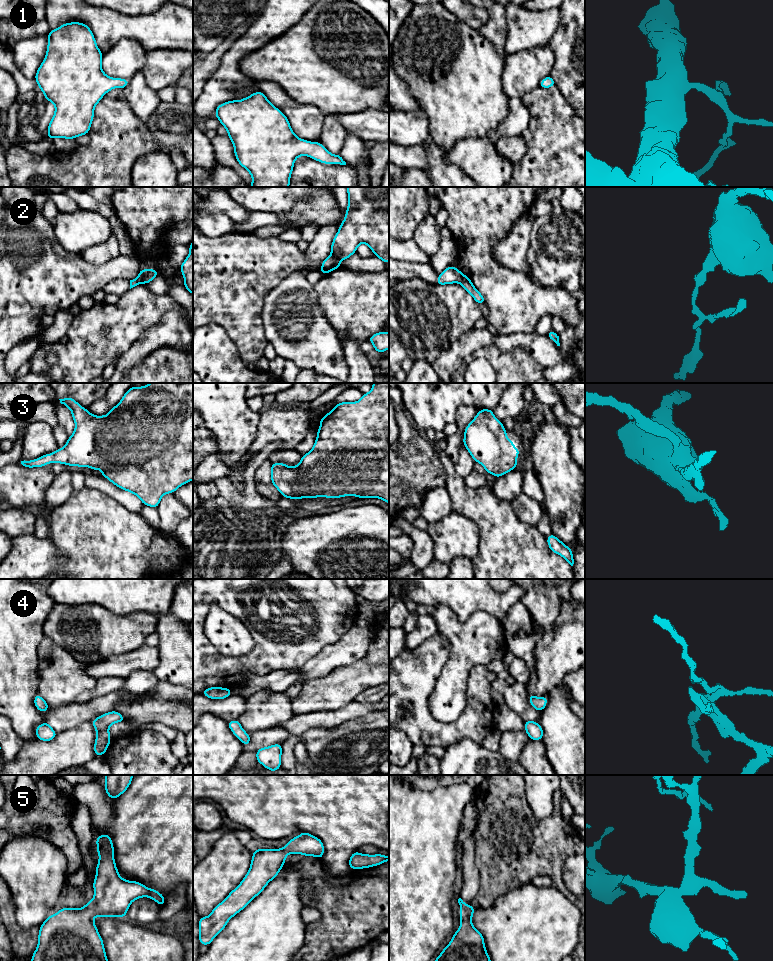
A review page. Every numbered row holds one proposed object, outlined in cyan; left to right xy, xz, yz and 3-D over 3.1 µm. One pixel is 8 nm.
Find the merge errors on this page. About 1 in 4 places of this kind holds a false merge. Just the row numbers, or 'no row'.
2

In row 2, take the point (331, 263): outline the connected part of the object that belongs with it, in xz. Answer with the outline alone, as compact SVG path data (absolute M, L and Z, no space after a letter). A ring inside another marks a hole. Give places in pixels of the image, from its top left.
M330 255L323 260L322 267L319 271L325 275L338 268L340 268L340 260Z

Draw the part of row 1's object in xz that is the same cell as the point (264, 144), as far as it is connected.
M261 91L252 93L249 97L240 101L231 100L218 105L215 117L226 128L228 137L234 146L237 161L251 174L251 187L289 187L294 162L299 156L309 156L324 164L346 165L339 154L331 154L320 142L309 142L297 137L284 113L272 105Z

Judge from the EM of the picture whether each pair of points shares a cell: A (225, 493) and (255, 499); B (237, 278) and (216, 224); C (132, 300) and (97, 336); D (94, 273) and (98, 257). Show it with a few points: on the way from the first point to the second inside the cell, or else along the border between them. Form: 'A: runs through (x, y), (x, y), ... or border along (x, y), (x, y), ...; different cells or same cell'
A: runs through (232, 493), (236, 493), (242, 498), (248, 498); same cell
B: border along (233, 232), (218, 237), (203, 234); different cells
C: runs through (129, 311), (108, 331); same cell
D: border along (79, 253), (96, 264), (118, 256); different cells

